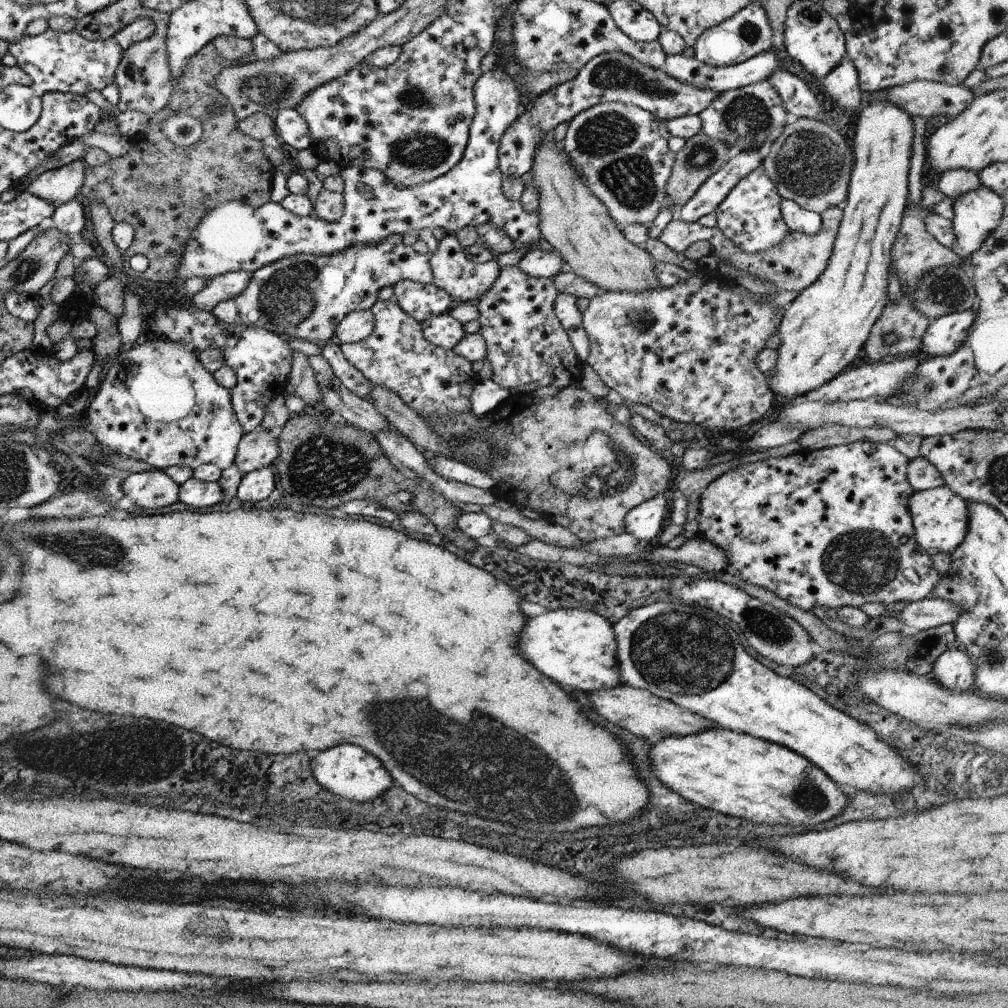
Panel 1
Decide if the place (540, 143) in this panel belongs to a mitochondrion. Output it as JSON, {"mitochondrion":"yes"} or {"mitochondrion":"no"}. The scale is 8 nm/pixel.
{"mitochondrion":"no"}

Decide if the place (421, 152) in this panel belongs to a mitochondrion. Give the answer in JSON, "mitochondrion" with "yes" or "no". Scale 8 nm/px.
{"mitochondrion":"yes"}

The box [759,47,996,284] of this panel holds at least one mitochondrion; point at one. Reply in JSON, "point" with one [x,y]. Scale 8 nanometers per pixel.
{"point":[808,163]}

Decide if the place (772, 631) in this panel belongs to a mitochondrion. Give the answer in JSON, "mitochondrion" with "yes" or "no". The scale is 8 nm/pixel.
{"mitochondrion":"yes"}

